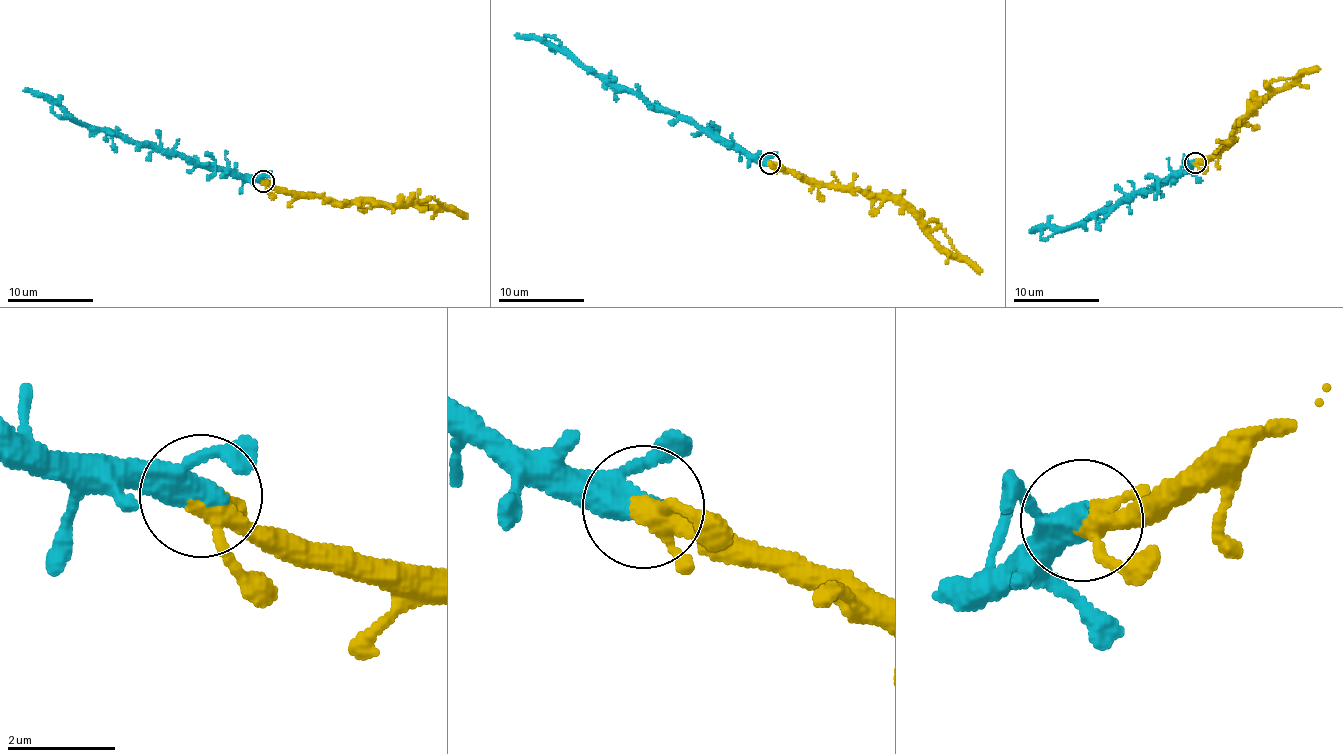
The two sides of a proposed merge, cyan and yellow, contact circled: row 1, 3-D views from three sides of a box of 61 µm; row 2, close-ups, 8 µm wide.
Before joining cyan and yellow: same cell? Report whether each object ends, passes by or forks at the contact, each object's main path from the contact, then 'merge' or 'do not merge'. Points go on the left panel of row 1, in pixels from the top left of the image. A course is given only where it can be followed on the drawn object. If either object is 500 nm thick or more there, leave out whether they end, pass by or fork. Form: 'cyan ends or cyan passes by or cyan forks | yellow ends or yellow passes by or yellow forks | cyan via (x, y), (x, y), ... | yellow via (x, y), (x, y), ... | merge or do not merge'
cyan passes by | yellow passes by | cyan via (264, 182), (224, 174), (174, 154), (157, 151), (72, 121), (42, 95), (23, 90) | yellow via (264, 182), (336, 203), (385, 203), (395, 208), (413, 204), (451, 209), (467, 219) | merge

